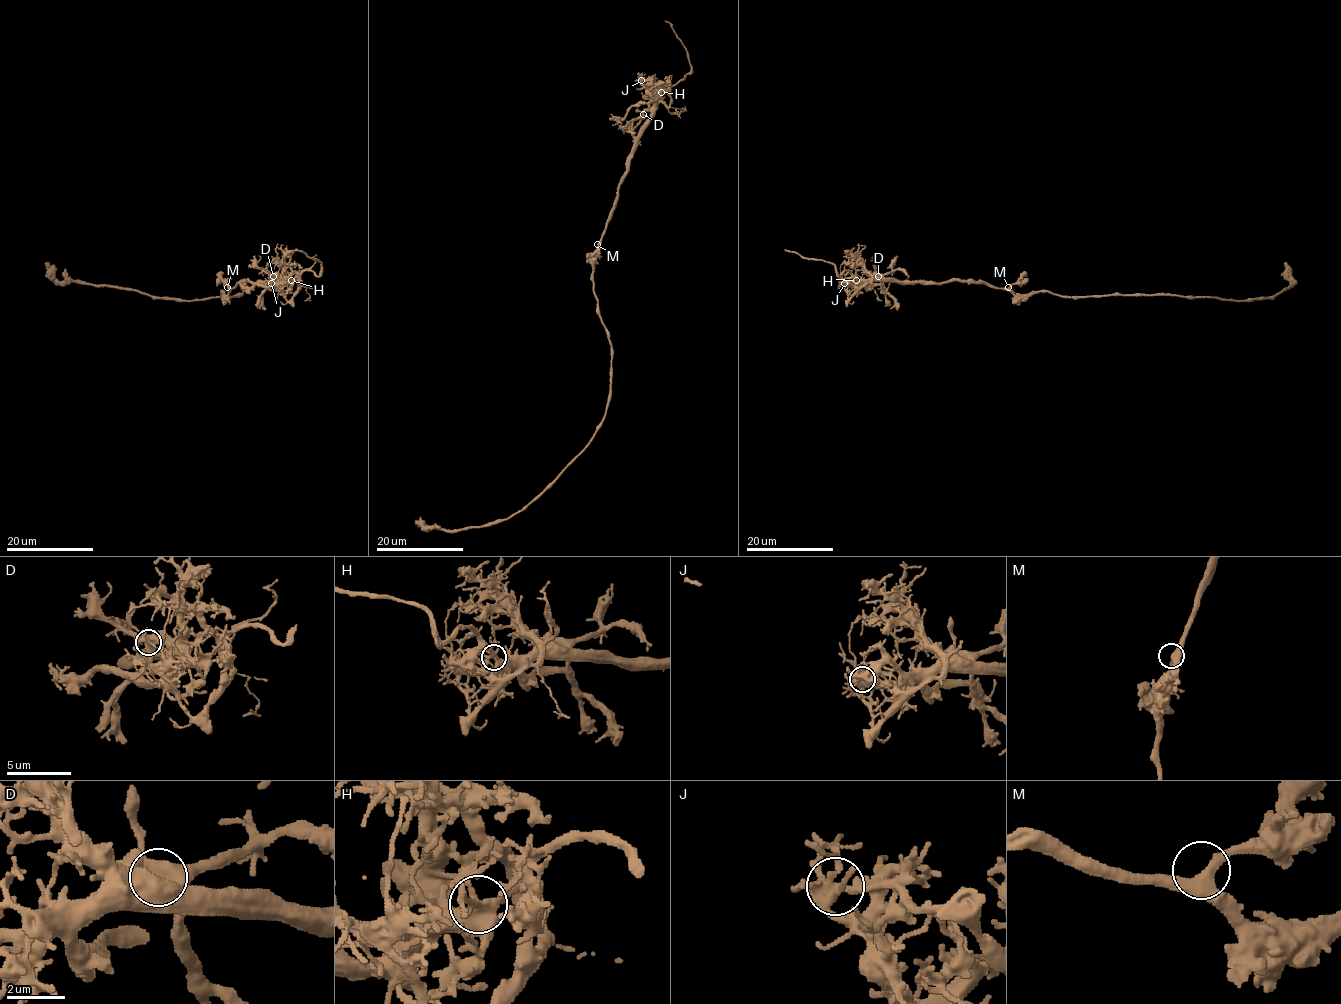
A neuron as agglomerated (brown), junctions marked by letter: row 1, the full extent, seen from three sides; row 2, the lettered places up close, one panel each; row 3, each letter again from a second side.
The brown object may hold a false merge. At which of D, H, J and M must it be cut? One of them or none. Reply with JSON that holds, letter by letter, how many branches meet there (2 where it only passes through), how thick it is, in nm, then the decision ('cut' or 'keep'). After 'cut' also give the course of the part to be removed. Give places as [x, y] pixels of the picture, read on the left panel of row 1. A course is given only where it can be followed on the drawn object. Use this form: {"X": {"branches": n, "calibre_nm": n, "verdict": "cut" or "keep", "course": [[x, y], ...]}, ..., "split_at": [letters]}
{"D": {"branches": 4, "calibre_nm": 400, "verdict": "keep"}, "H": {"branches": 6, "calibre_nm": 400, "verdict": "keep"}, "J": {"branches": 6, "calibre_nm": 380, "verdict": "cut", "course": [[272, 283], [289, 301], [300, 288], [298, 276], [313, 265], [316, 254]]}, "M": {"branches": 3, "calibre_nm": 380, "verdict": "keep"}, "split_at": ["J"]}

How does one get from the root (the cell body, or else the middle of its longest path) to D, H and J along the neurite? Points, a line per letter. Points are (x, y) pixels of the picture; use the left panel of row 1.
D: (229, 296), (223, 292), (226, 294), (237, 283), (247, 280), (272, 282), (280, 278), (273, 276)
H: (229, 296), (223, 292), (226, 294), (237, 283), (247, 280), (291, 280)
J: (229, 296), (223, 292), (226, 294), (237, 283), (247, 280), (284, 280), (281, 283), (272, 283)

